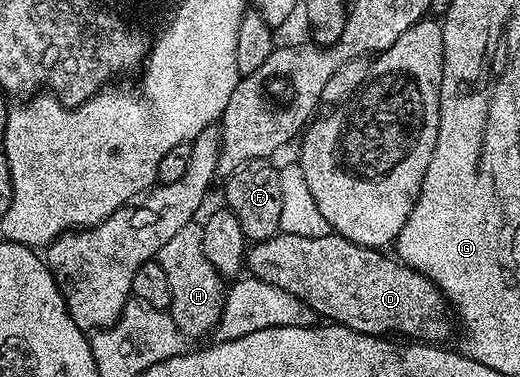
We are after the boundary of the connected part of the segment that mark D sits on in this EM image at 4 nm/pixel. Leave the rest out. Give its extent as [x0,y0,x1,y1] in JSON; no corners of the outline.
[246,232,453,344]

